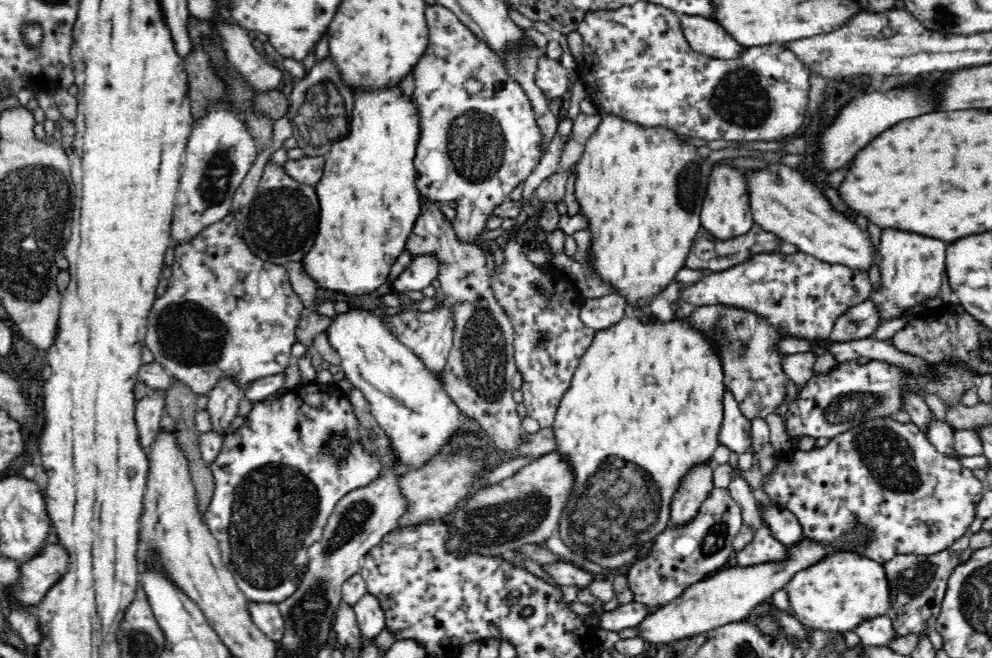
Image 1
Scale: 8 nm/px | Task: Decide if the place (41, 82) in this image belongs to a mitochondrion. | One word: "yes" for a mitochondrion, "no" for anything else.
no

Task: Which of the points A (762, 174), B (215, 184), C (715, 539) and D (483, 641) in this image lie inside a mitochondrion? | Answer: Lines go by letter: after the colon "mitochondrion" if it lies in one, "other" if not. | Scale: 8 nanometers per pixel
A: other
B: mitochondrion
C: mitochondrion
D: other

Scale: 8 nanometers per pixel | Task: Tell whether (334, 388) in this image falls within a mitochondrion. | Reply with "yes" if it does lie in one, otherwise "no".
no

